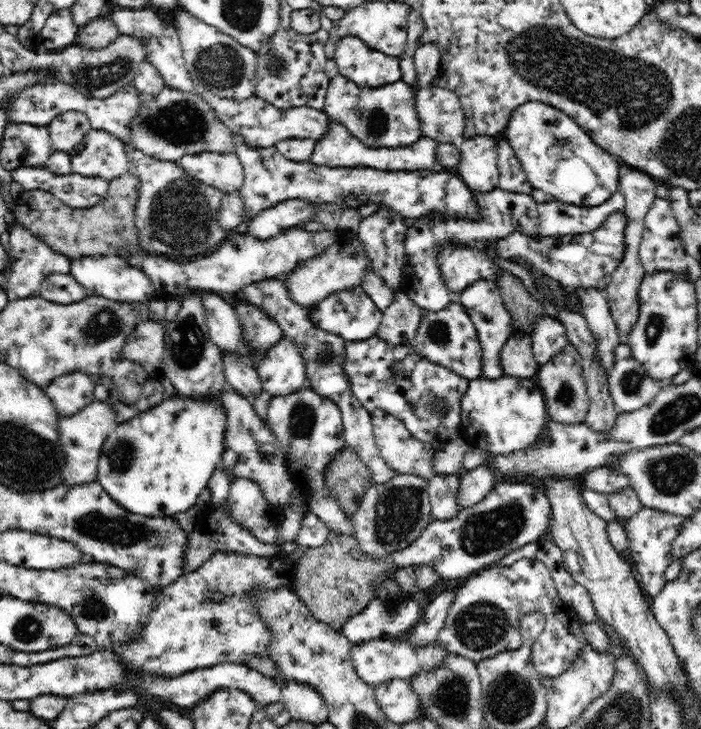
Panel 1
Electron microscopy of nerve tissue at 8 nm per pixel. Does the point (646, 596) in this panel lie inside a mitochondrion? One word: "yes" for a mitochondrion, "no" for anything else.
no

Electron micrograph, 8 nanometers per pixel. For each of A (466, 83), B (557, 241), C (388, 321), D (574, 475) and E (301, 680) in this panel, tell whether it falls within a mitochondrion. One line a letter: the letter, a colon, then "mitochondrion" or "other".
A: other
B: other
C: other
D: other
E: other

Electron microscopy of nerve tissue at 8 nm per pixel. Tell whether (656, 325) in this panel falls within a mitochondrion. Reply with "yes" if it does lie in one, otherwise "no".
yes

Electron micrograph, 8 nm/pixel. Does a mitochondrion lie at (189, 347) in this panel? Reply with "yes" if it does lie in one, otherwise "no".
yes

